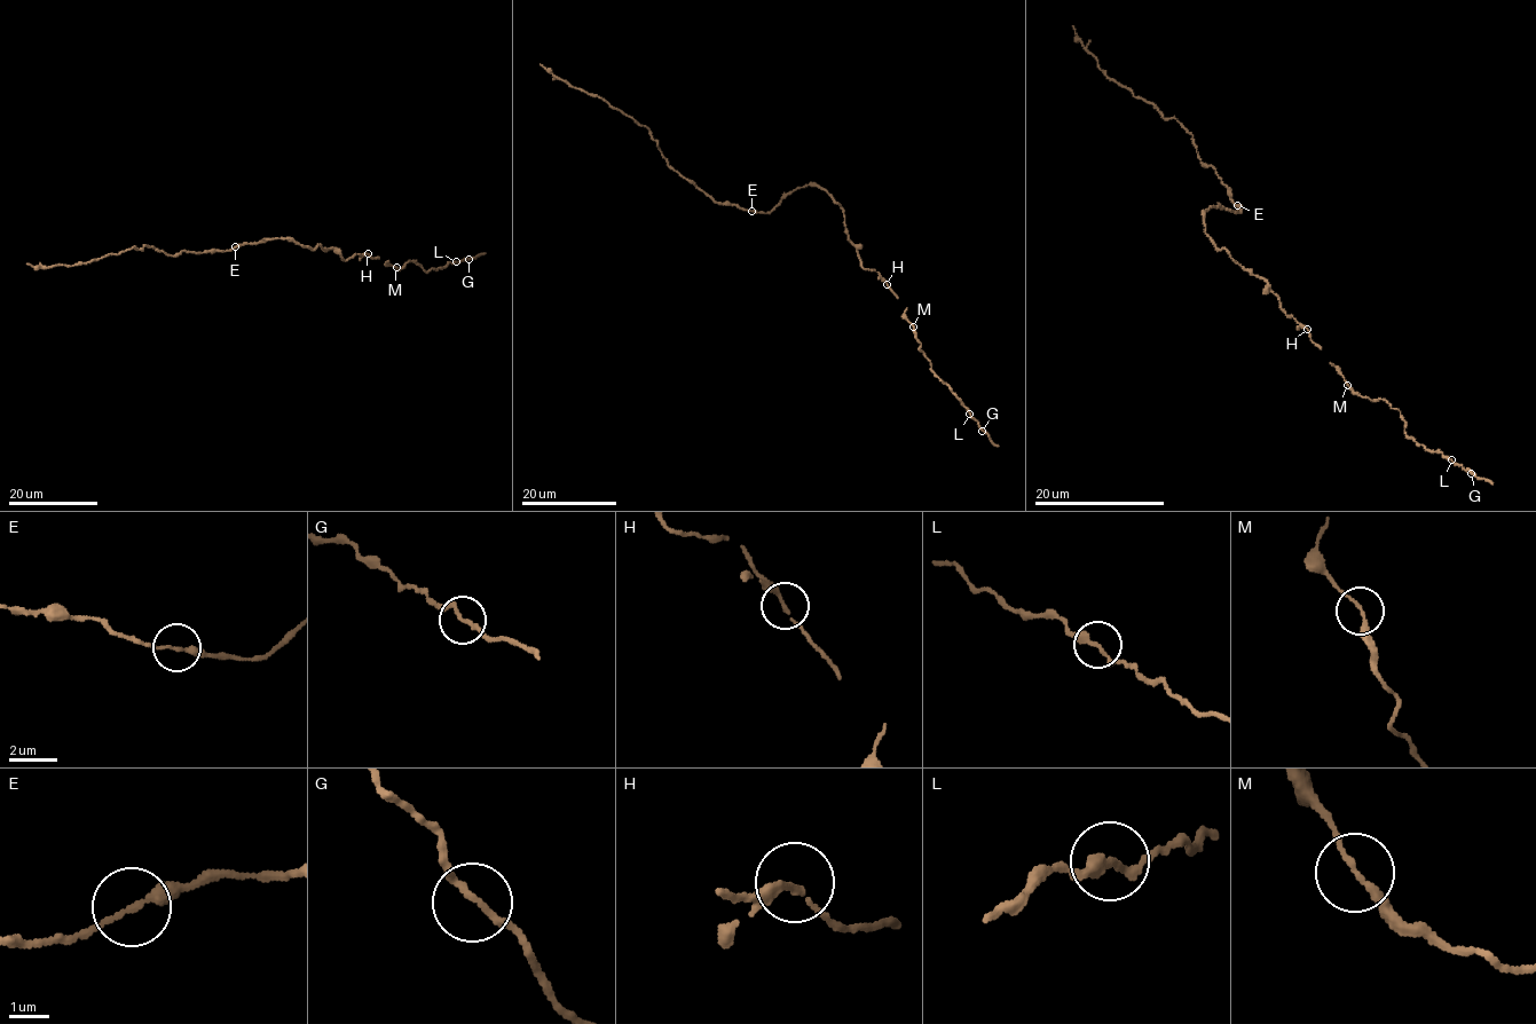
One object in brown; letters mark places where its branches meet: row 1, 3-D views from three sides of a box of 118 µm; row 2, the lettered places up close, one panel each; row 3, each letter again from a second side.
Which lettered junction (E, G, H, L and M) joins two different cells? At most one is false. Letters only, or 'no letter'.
E

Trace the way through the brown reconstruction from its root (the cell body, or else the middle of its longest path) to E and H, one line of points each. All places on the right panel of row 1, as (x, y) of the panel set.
E: (1205, 218), (1210, 206), (1242, 211), (1238, 205)
H: (1205, 218), (1205, 233), (1215, 249), (1225, 249), (1234, 260), (1263, 280), (1286, 317), (1292, 316), (1307, 329)

